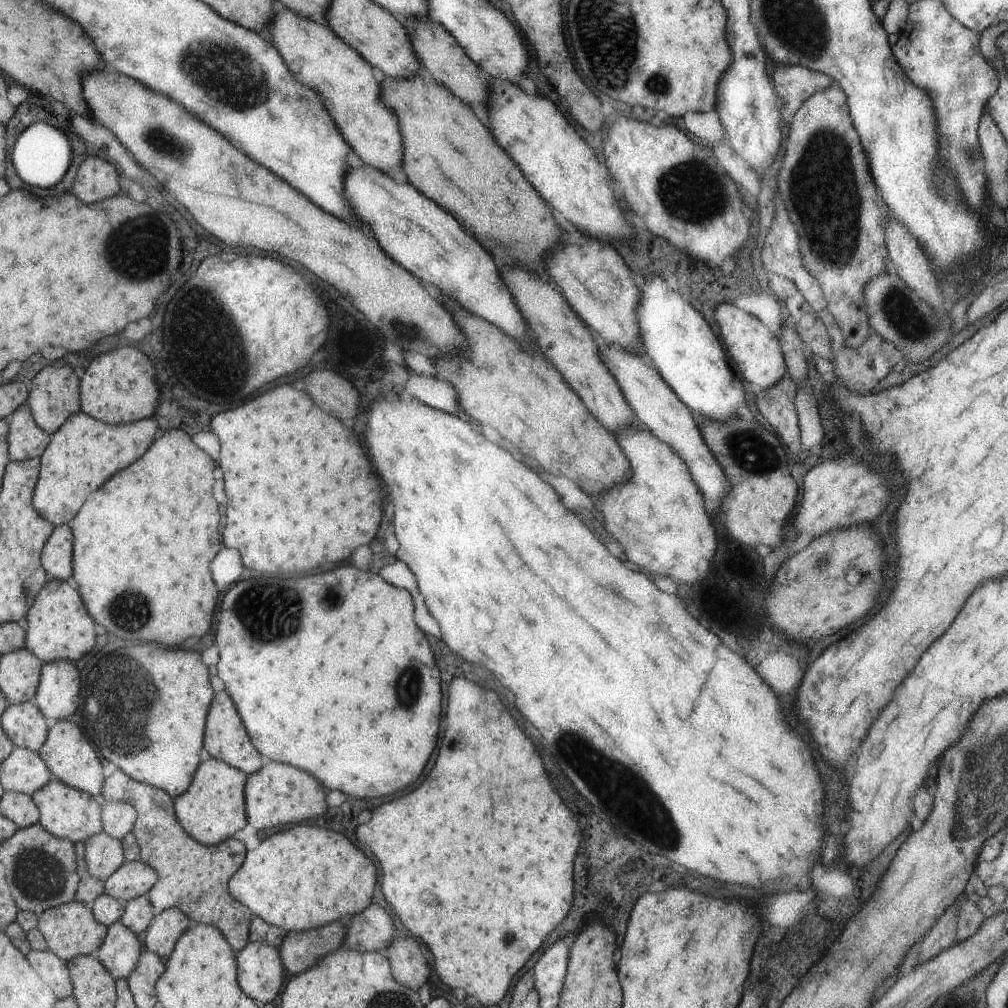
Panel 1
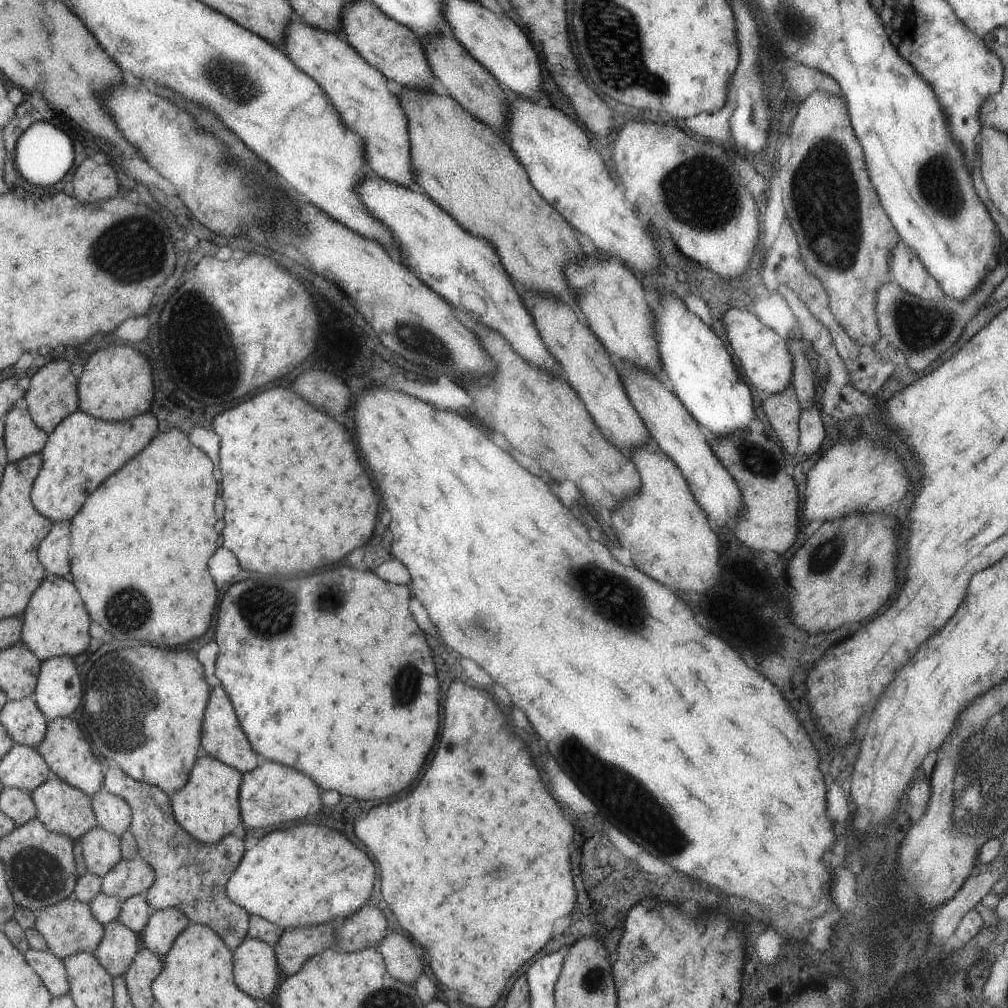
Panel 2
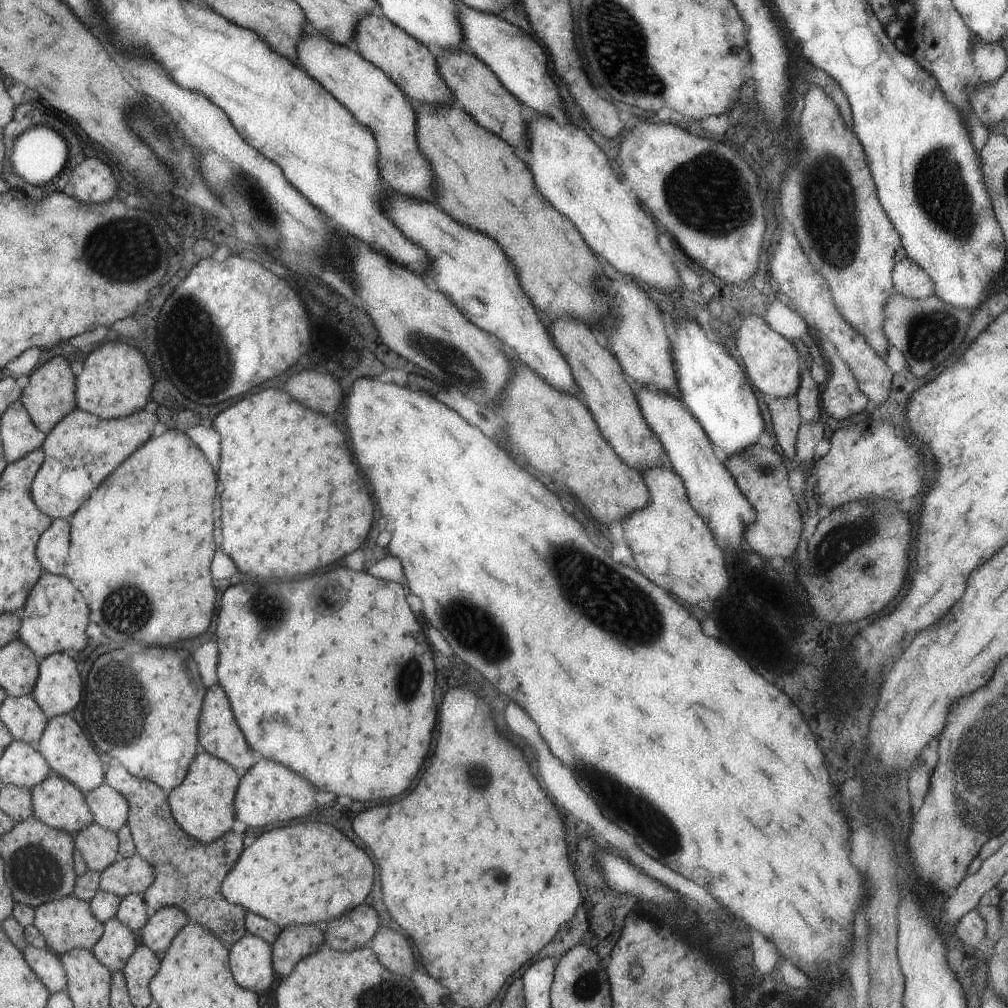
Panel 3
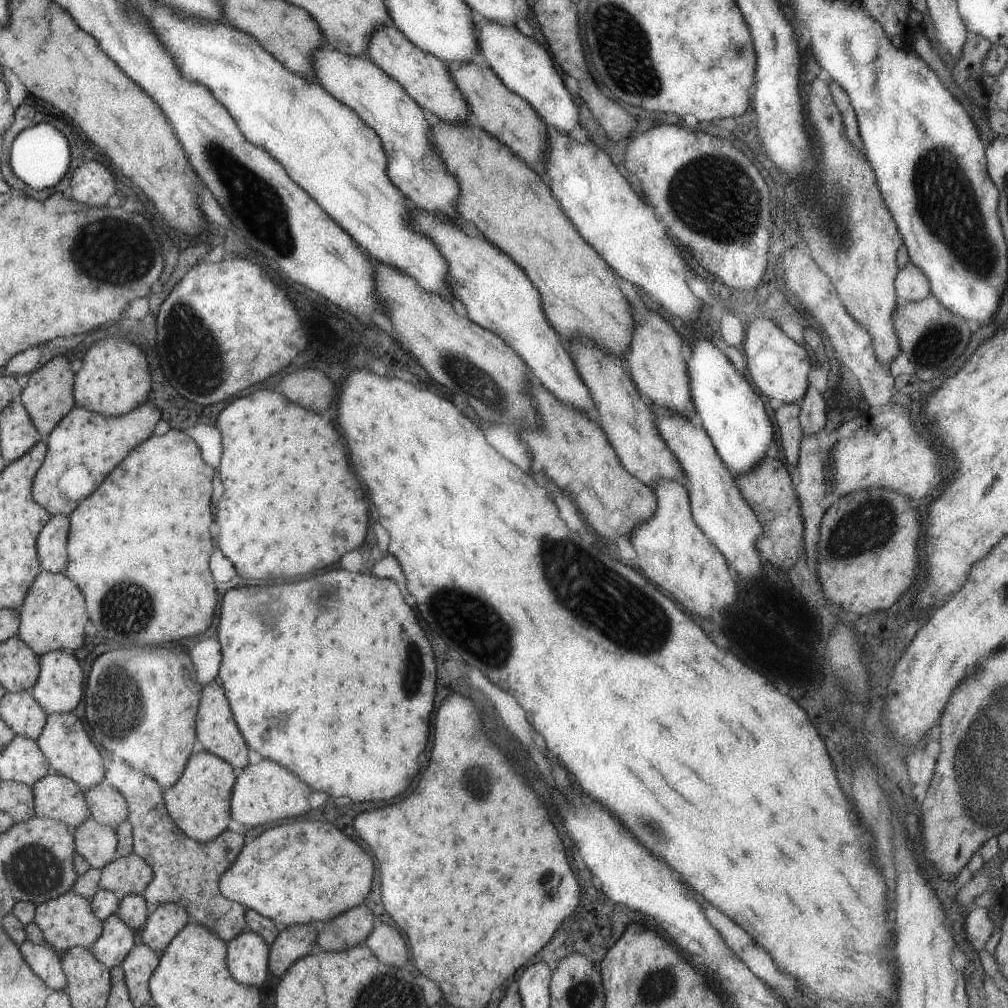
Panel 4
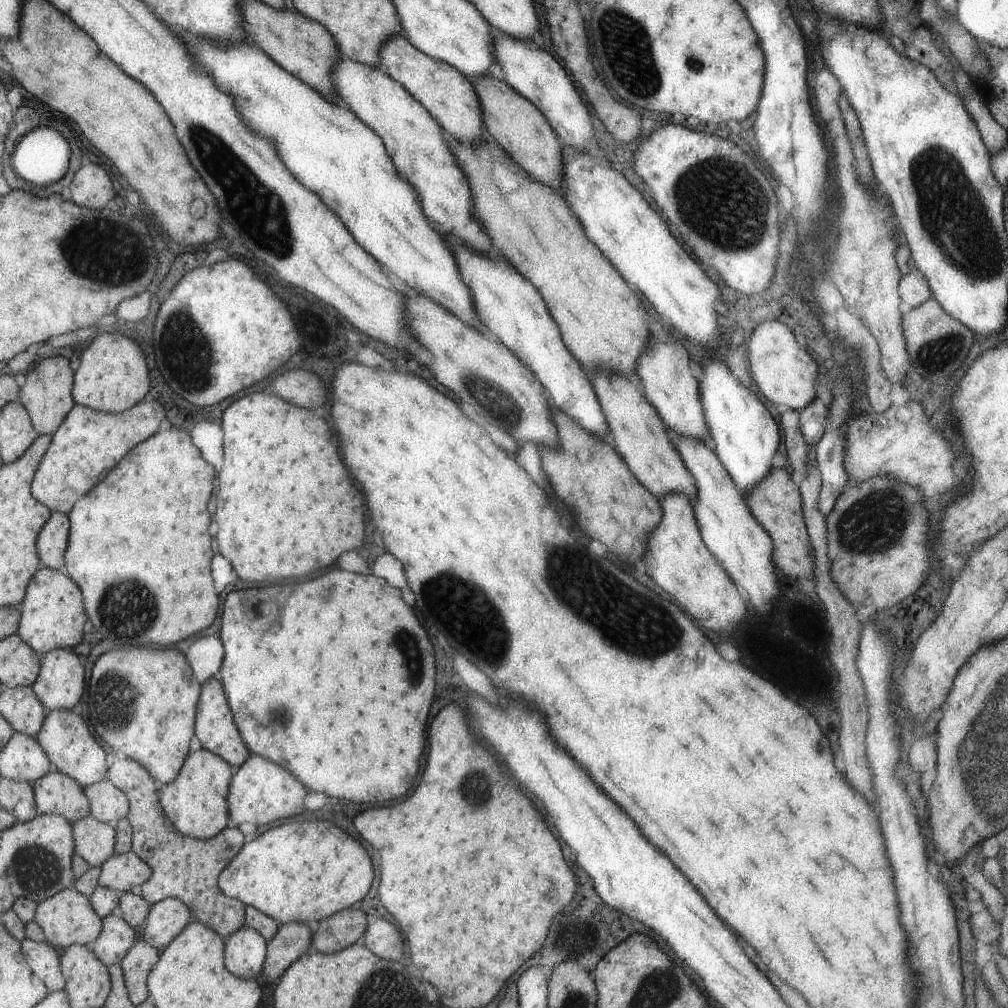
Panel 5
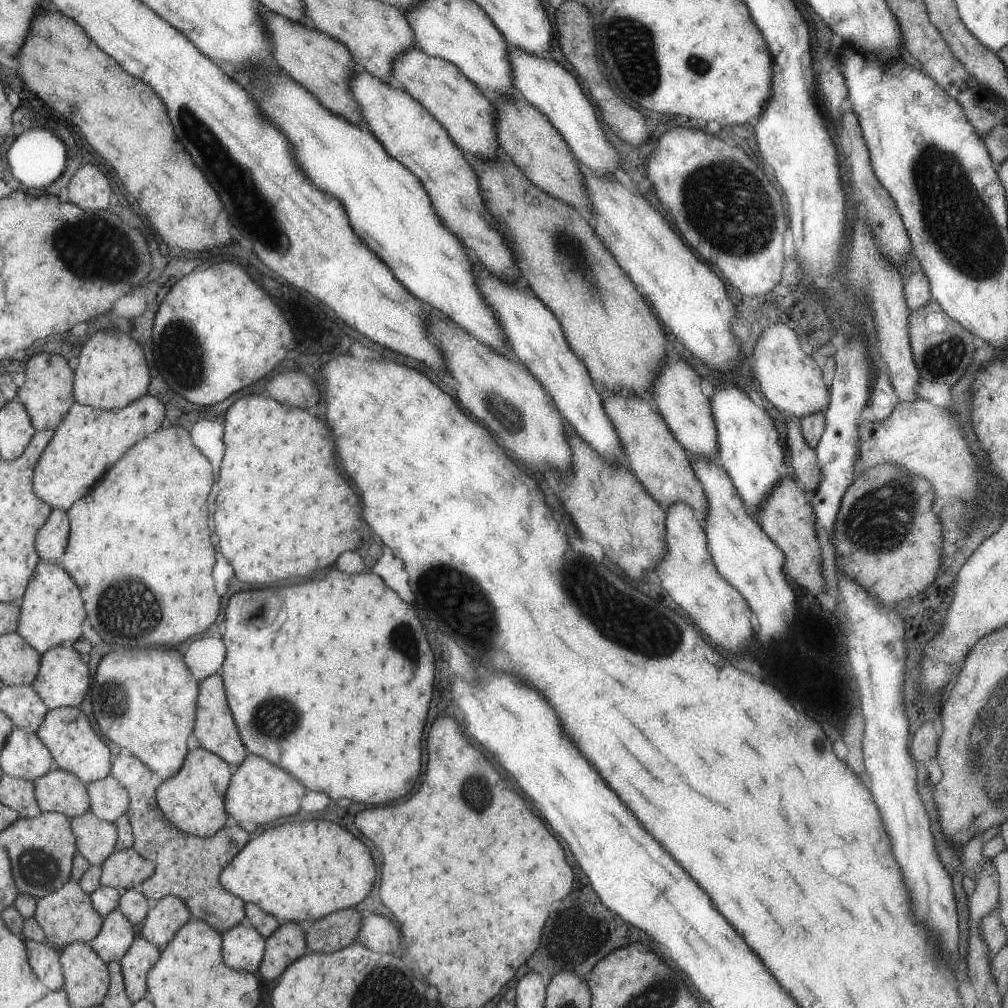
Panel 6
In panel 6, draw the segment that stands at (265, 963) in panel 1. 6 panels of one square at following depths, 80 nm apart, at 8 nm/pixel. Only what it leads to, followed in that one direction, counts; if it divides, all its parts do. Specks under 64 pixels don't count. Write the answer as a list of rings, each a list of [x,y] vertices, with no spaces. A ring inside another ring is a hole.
[[[243,922],[220,935],[223,964],[236,971],[257,975],[264,953],[264,938],[258,930]]]

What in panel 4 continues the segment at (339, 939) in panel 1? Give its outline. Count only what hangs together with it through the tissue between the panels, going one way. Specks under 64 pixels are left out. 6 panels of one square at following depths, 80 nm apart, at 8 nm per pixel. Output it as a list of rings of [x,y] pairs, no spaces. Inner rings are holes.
[[[312,923],[308,925],[291,925],[281,928],[278,931],[275,940],[268,945],[268,969],[271,974],[283,977],[285,971],[293,964],[298,958],[306,956],[311,952],[317,950],[315,927]]]

